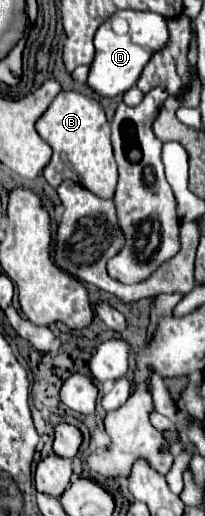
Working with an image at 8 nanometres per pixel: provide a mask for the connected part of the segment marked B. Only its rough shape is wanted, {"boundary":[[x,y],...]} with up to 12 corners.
{"boundary":[[59,92],[37,120],[57,188],[75,180],[99,198],[117,188],[103,108]]}

